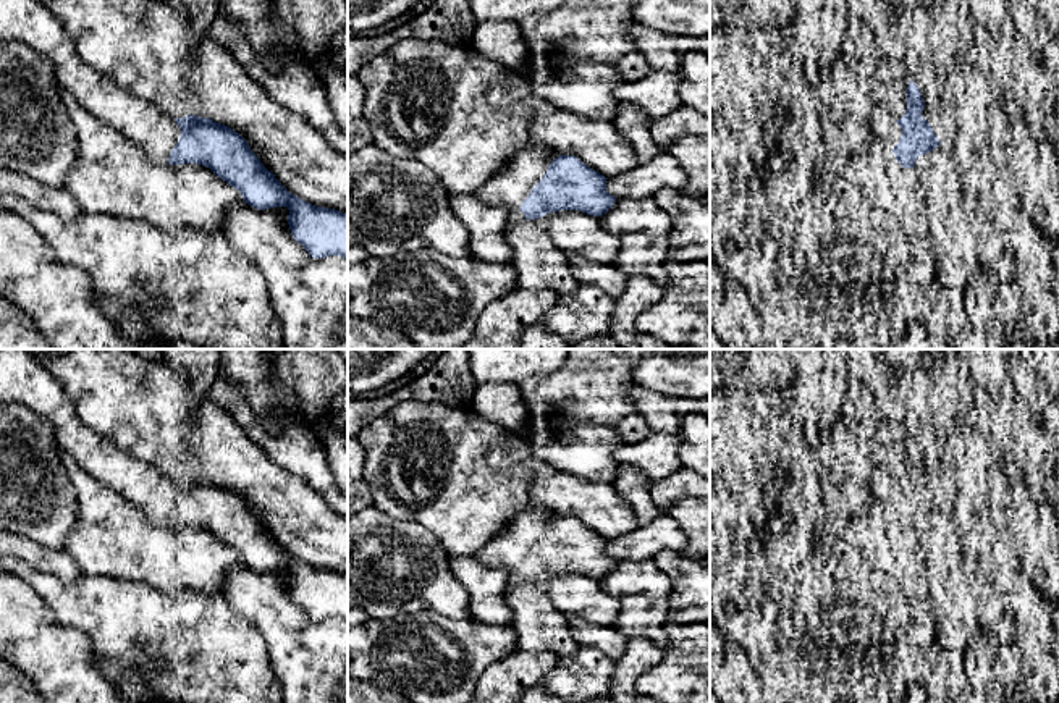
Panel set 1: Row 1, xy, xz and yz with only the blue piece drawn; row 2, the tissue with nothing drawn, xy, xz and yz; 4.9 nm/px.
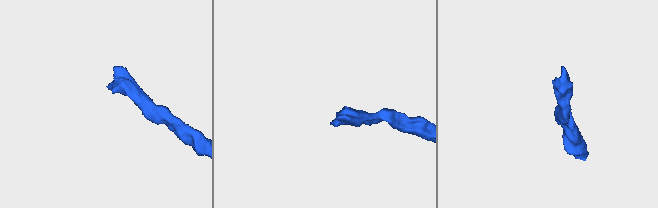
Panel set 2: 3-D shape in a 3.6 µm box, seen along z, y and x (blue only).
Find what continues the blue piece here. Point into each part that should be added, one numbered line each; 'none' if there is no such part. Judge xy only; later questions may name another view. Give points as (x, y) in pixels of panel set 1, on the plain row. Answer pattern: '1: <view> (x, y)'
1: xy (23, 380)

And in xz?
1: xz (511, 548)

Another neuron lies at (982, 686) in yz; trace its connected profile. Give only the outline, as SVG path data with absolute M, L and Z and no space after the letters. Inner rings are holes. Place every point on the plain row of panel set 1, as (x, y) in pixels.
M991 632L980 634L965 655L967 676L952 703L1017 703L1006 684L994 674L1001 642Z

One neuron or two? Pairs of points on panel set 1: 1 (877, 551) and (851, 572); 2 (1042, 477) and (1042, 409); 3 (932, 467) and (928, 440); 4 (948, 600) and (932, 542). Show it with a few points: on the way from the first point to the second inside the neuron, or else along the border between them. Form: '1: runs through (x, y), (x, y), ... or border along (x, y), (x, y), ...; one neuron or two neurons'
1: border along (833, 537), (856, 550), (877, 571), (894, 582); two neurons
2: border along (1016, 398), (1042, 427); two neurons
3: runs through (930, 461), (928, 446); one neuron
4: runs through (948, 585), (943, 556); one neuron

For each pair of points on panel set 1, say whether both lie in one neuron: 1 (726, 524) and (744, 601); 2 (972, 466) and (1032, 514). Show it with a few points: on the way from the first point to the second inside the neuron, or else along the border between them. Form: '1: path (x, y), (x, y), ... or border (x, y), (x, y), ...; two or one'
1: path (726, 543), (726, 582); one
2: border (1003, 461), (1011, 493), (1012, 537); two

